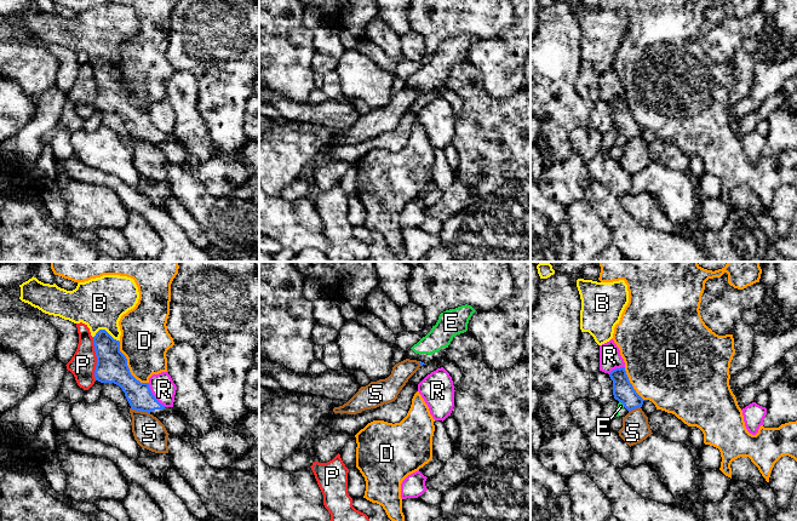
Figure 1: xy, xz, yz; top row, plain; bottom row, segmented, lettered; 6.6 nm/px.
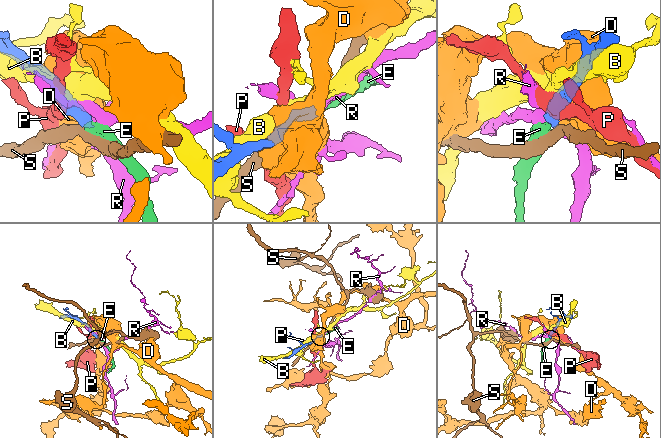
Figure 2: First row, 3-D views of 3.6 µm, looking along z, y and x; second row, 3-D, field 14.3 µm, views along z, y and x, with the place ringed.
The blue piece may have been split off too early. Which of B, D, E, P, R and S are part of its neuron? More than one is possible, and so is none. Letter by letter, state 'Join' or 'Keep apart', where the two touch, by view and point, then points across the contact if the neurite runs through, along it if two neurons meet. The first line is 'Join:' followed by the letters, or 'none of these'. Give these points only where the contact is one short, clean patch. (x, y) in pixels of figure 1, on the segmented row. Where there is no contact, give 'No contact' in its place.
Join: E
B: Keep apart. Touches blue at xy (104, 330)
D: Keep apart. Touches blue at xy (126, 365)
E: Join. Touches blue at yz (621, 402). Path across: yz (623, 390), (621, 402), (620, 406)
P: Keep apart. Touches blue at xy (97, 359)
R: Keep apart. Touches blue at xy (153, 395)
S: Keep apart. Touches blue at xy (141, 410). Boundary: xy (131, 407), (149, 413)

